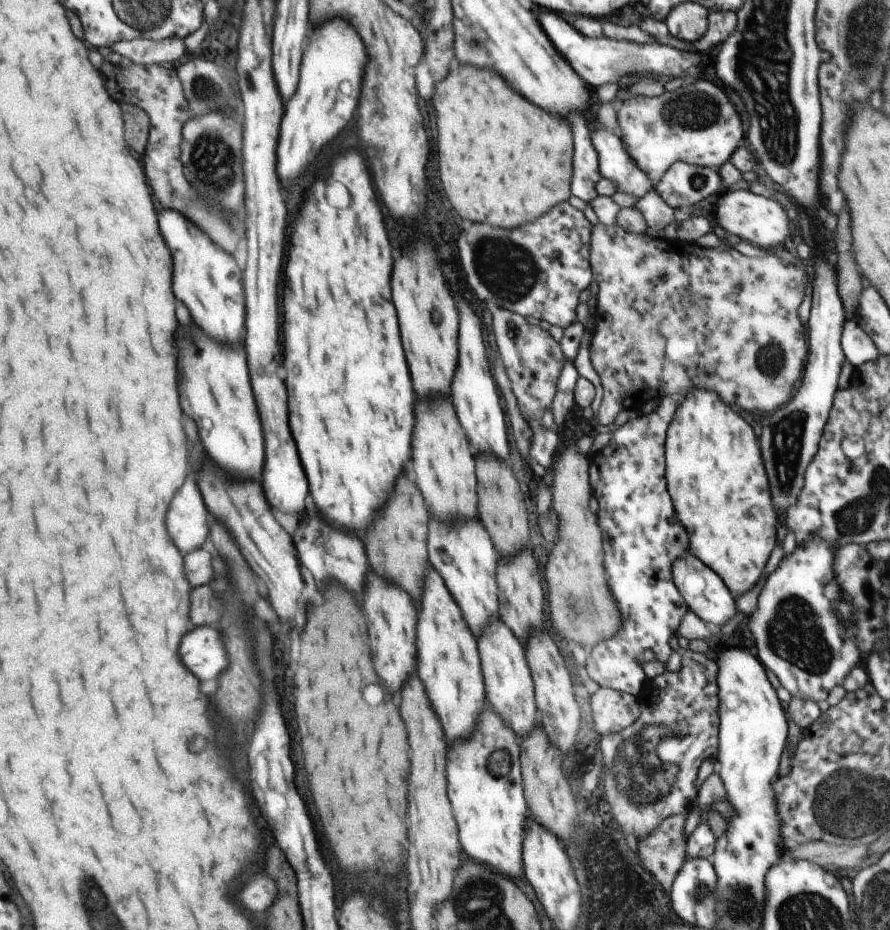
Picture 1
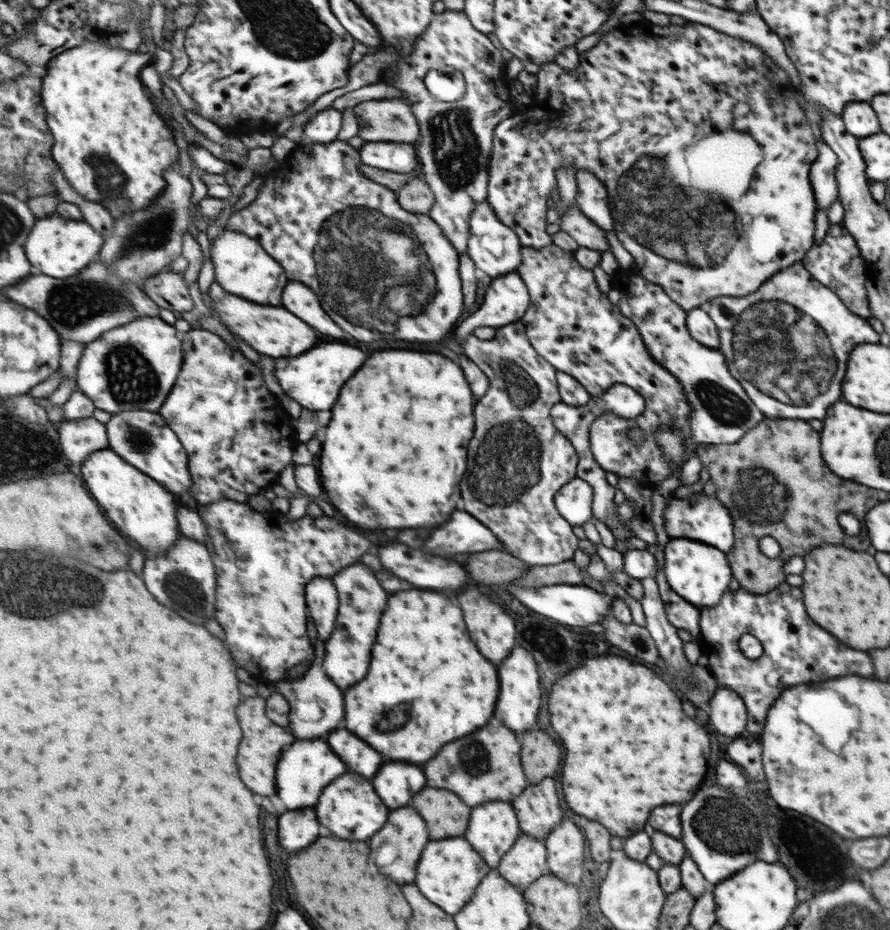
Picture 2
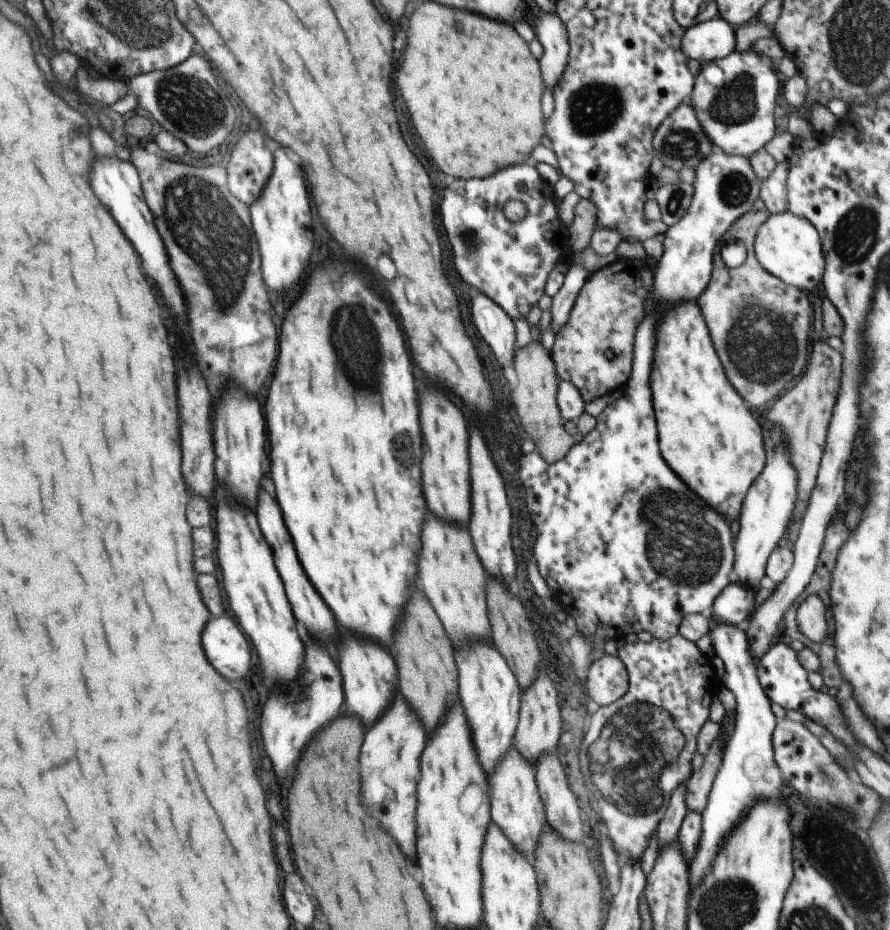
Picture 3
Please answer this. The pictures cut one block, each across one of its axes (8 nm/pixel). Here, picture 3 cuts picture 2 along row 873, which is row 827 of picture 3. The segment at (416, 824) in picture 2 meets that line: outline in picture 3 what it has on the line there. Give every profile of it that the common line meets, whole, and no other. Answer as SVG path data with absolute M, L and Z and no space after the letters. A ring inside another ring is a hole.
M401 698L393 700L393 706L365 732L365 746L361 746L361 790L365 790L365 806L369 812L393 838L397 838L399 850L405 850L407 858L415 856L415 786L419 778L419 754L423 752L425 736L421 730L419 720L407 708Z

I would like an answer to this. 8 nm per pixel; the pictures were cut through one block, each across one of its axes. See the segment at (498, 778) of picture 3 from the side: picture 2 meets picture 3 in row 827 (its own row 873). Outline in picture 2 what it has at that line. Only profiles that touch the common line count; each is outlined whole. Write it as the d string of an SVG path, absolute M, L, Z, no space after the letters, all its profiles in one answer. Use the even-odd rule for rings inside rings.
M521 836L521 840L517 840L517 844L513 844L513 848L509 848L509 852L501 858L495 870L501 874L503 880L525 892L529 884L549 874L545 842Z

